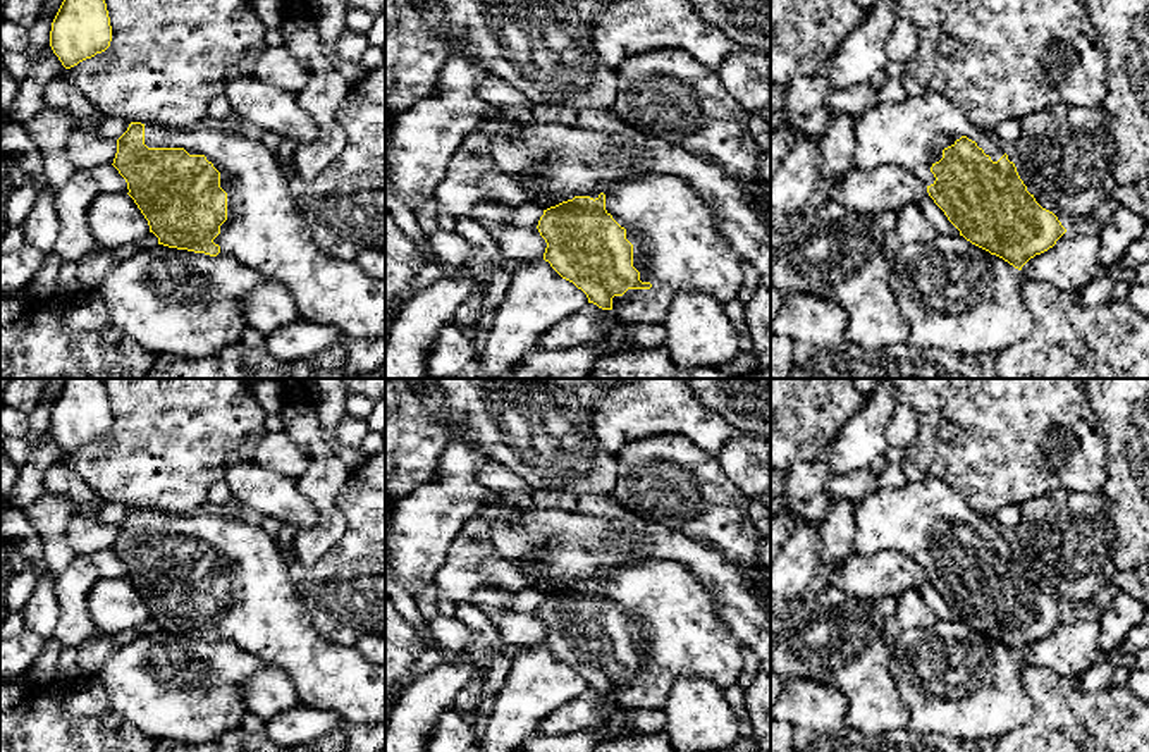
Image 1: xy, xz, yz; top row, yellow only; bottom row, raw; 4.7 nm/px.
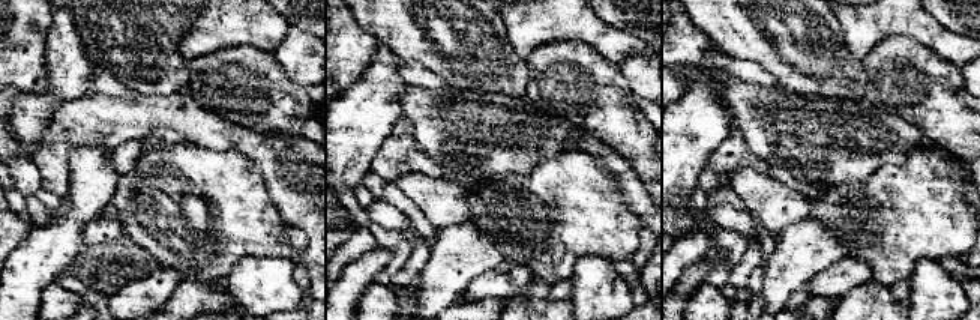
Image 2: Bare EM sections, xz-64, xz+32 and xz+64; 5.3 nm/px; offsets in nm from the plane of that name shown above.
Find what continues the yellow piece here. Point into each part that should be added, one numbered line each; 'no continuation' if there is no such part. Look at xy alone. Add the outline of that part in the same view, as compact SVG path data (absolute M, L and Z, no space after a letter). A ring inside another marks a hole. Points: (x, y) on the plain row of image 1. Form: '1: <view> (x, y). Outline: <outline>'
1: xy (265, 616). Outline: M146 508L144 530L205 540L220 558L227 606L213 625L218 640L282 668L303 704L335 712L344 724L385 724L385 666L315 630L277 540L260 525Z

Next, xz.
1: xz (676, 628). Outline: M648 561L609 570L588 582L605 580L605 595L626 614L633 630L633 652L650 675L628 675L612 683L612 697L628 711L664 709L673 685L685 676L709 680L722 688L736 683L743 669L745 645L729 632L717 613L714 597L685 564L678 561Z

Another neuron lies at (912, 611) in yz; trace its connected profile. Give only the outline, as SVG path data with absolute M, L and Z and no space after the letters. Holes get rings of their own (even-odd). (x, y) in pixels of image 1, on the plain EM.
M908 589L896 599L896 611L886 619L884 640L893 645L908 628L929 628L936 625L937 616L925 604L917 589Z

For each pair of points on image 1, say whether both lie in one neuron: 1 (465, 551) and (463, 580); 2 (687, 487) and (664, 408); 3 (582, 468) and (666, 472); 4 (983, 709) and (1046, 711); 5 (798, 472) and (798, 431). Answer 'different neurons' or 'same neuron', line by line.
1: same neuron
2: different neurons
3: different neurons
4: different neurons
5: different neurons

